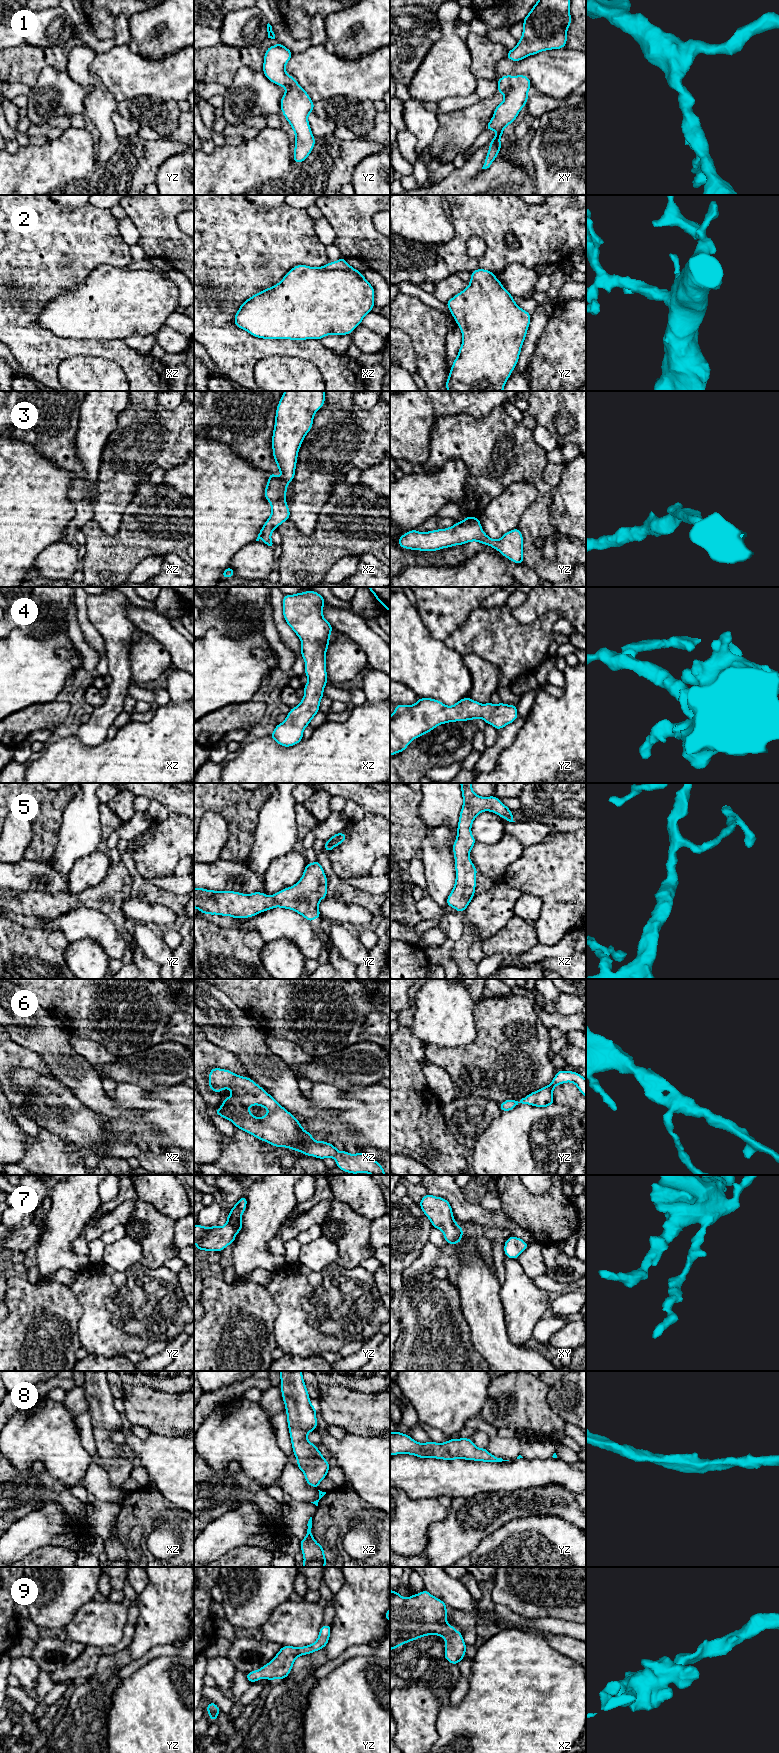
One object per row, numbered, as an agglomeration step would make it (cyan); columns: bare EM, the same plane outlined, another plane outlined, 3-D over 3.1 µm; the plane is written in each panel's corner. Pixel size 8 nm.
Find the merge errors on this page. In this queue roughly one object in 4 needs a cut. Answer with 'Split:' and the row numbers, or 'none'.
Split: none

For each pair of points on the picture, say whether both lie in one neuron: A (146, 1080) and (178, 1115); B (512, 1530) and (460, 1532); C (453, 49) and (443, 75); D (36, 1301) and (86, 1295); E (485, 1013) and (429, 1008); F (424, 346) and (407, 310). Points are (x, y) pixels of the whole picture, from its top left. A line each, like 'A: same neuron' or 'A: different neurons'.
A: different neurons
B: different neurons
C: same neuron
D: different neurons
E: different neurons
F: same neuron

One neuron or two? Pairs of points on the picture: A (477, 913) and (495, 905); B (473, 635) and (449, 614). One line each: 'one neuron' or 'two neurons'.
A: one neuron
B: two neurons

